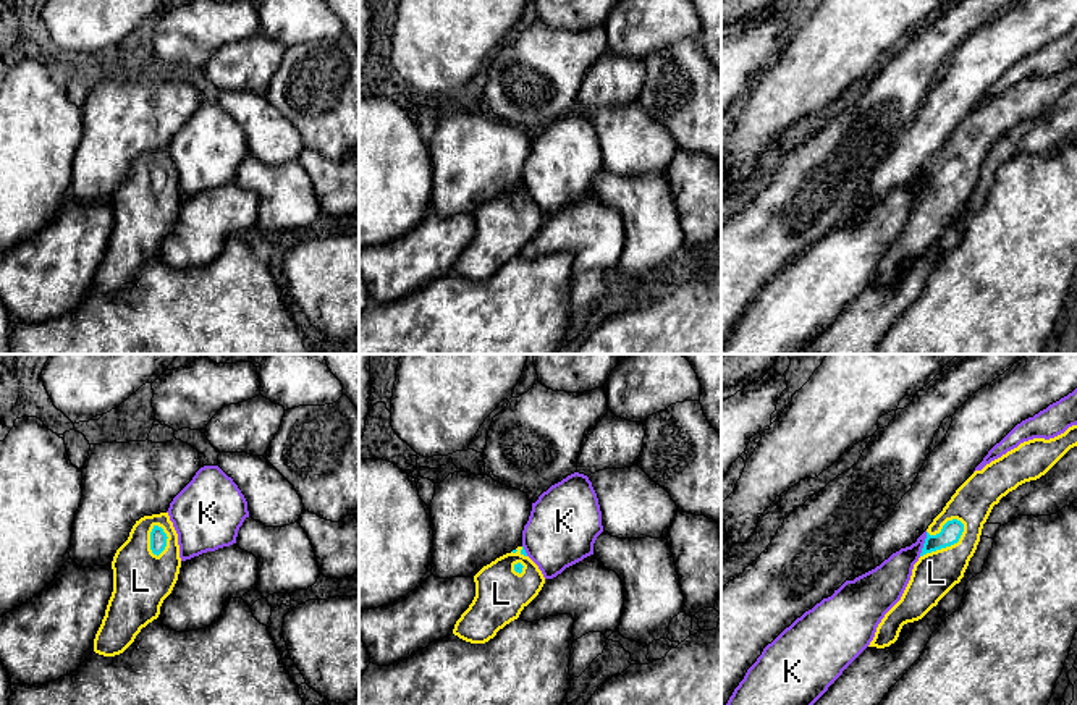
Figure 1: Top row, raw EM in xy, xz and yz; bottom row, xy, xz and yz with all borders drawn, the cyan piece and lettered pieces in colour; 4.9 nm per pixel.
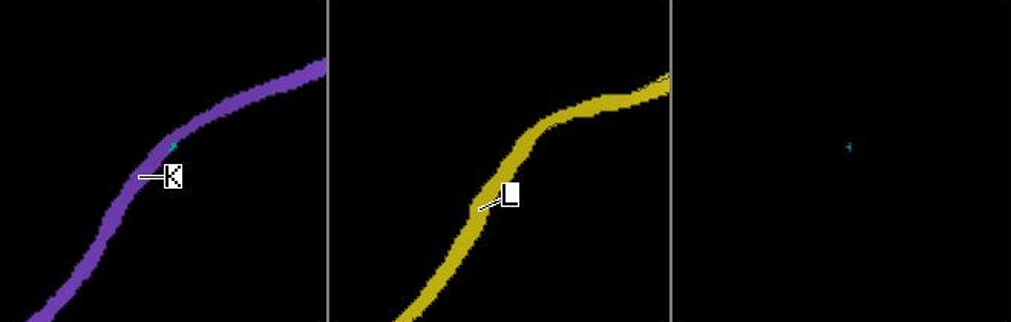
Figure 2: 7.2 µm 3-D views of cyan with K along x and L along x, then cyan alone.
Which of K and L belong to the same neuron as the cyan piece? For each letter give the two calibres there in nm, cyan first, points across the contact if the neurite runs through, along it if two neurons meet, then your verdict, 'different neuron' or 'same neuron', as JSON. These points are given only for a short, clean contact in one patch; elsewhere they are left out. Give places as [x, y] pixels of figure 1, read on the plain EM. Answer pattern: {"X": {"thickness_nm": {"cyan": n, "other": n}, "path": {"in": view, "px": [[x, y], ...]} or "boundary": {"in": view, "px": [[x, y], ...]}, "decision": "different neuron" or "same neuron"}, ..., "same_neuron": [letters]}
{"K": {"thickness_nm": {"cyan": 100, "other": 180}, "boundary": {"in": "yz", "px": [[927, 170], [919, 193]]}, "decision": "different neuron"}, "L": {"thickness_nm": {"cyan": 100, "other": 220}, "decision": "same neuron"}, "same_neuron": ["L"]}

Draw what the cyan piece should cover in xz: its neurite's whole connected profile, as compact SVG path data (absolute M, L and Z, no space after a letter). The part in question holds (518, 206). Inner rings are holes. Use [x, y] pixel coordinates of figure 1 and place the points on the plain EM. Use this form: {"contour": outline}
{"contour": "M517 184L475 213L475 234L456 259L453 272L471 281L485 281L538 233L545 215L538 204Z"}

